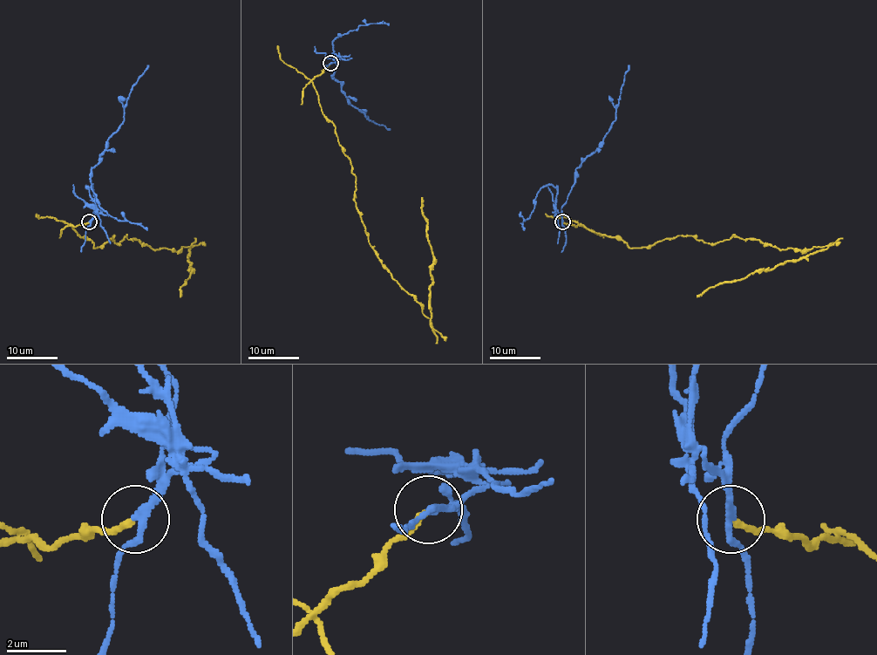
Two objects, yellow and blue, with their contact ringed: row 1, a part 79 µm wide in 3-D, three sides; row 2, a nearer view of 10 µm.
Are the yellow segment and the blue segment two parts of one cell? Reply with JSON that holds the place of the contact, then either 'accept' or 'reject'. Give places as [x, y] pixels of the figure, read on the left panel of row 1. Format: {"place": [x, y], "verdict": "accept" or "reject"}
{"place": [89, 221], "verdict": "reject"}

